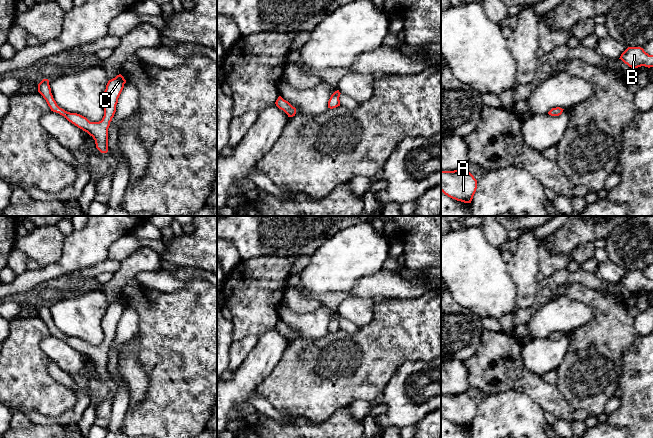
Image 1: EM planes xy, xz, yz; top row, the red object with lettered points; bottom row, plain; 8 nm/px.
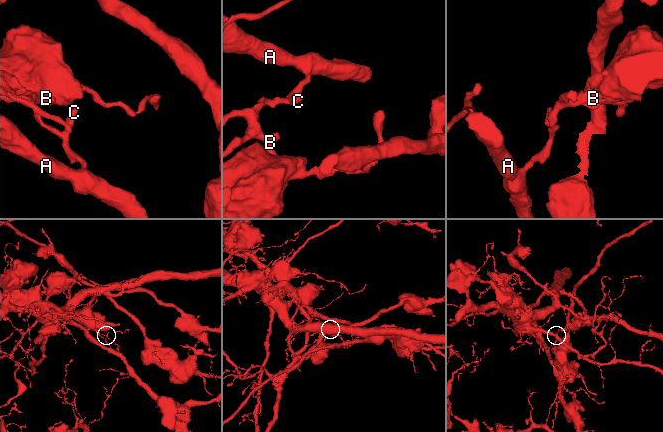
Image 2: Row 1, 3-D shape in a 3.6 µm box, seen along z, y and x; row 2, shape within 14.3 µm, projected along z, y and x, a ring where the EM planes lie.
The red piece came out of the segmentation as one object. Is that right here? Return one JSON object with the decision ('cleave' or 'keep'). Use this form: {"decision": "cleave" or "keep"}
{"decision": "cleave"}

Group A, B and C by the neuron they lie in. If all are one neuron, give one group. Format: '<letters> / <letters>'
A C / B

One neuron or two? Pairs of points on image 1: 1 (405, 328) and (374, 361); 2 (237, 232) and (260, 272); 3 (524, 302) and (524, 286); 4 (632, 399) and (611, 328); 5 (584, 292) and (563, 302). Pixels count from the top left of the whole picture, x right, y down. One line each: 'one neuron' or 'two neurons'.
1: one neuron
2: two neurons
3: one neuron
4: two neurons
5: two neurons

